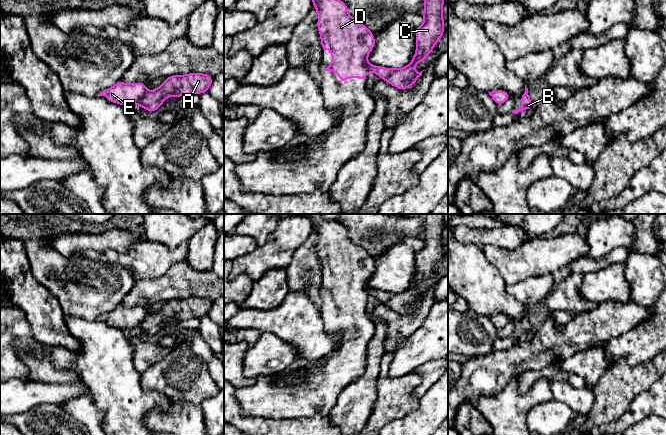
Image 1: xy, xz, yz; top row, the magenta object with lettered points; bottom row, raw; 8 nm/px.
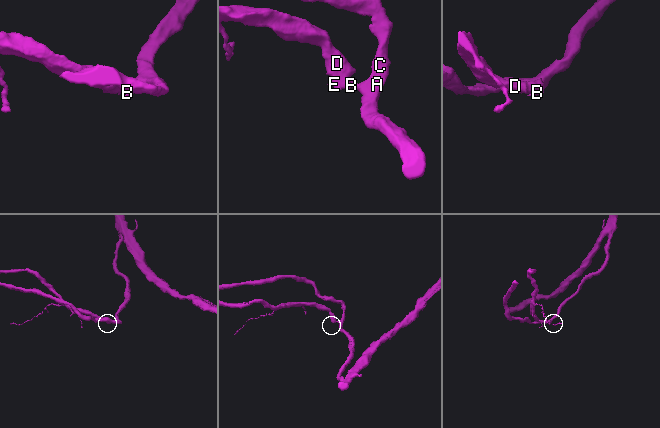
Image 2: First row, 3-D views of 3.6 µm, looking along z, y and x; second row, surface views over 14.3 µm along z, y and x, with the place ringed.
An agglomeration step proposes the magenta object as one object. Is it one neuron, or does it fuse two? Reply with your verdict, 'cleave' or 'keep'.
cleave

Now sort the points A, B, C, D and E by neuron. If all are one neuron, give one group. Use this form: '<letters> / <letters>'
A B C / D E

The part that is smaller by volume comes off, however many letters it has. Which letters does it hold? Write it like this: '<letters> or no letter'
D, E

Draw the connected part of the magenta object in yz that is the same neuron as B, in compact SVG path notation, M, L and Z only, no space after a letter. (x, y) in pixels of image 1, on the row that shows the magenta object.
M524 92L520 96L520 98L521 98L522 106L520 109L513 110L512 113L514 113L514 114L518 114L519 112L521 112L523 110L529 110L532 108L532 102L531 102L530 95L528 92Z

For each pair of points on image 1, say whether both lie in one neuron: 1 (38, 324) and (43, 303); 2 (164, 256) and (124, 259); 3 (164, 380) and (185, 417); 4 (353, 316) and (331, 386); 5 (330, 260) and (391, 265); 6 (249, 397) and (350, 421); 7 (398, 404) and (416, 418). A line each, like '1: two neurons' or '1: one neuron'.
1: one neuron
2: one neuron
3: two neurons
4: one neuron
5: two neurons
6: two neurons
7: two neurons

